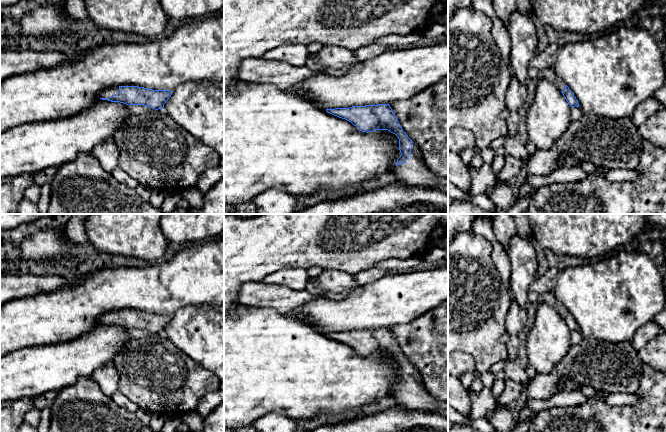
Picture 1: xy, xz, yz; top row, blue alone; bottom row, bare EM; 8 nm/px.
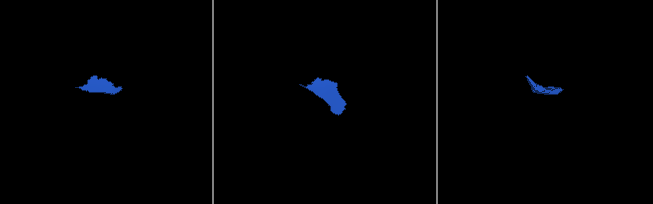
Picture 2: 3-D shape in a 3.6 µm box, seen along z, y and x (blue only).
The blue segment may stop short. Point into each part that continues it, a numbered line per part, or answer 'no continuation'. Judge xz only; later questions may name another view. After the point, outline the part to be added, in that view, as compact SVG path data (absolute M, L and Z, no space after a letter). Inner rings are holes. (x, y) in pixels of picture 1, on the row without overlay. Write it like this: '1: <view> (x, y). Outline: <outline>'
1: xz (414, 395). Outline: M413 368L411 379L404 388L398 388L394 395L404 407L435 412L448 418L448 402L432 397L425 389L419 372Z

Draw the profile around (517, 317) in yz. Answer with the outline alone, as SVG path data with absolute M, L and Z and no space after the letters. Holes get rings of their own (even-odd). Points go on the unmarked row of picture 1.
M511 300L506 316L506 332L510 336L517 336L528 322L527 308L520 307L515 300Z

